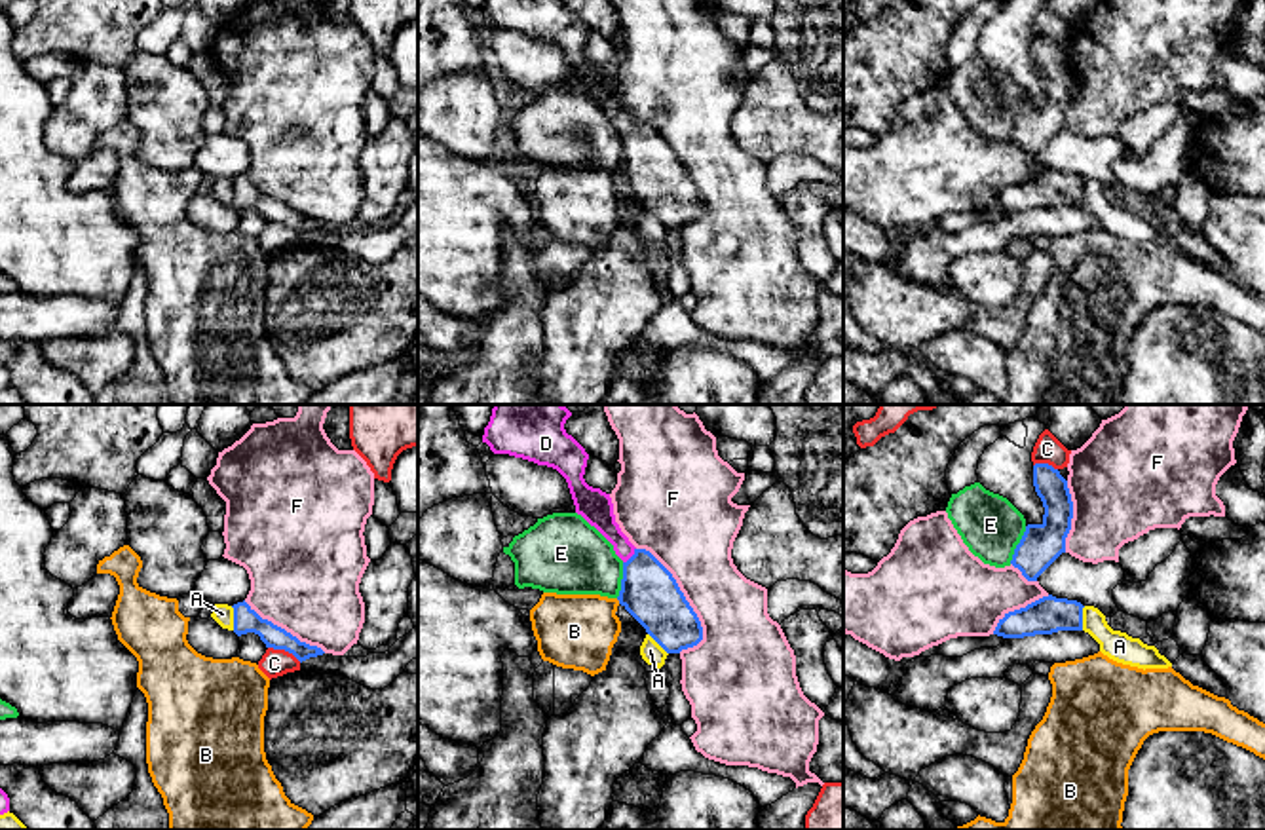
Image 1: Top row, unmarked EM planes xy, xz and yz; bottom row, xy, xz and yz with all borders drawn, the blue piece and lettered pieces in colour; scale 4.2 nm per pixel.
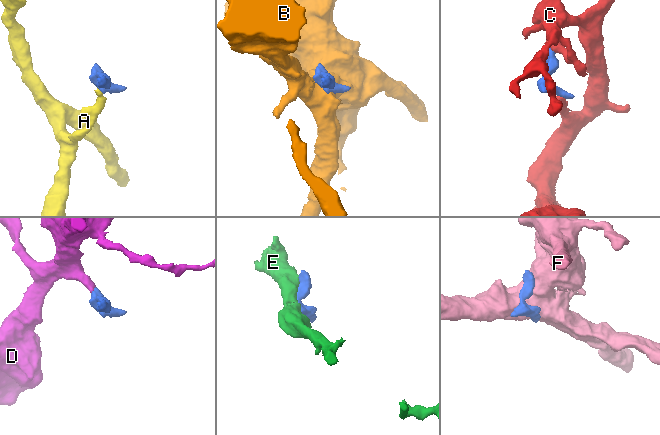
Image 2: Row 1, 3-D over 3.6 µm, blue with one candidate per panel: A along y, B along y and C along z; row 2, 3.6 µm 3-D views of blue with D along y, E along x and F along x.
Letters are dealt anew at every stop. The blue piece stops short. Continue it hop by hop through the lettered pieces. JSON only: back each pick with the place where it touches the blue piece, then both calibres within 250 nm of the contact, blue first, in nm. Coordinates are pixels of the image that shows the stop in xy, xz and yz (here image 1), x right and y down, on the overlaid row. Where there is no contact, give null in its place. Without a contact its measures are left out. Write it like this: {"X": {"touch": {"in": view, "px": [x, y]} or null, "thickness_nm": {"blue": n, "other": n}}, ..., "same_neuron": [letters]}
{"D": {"touch": {"in": "xz", "px": [633, 555]}, "thickness_nm": {"blue": 240, "other": 140}}, "same_neuron": ["D"]}

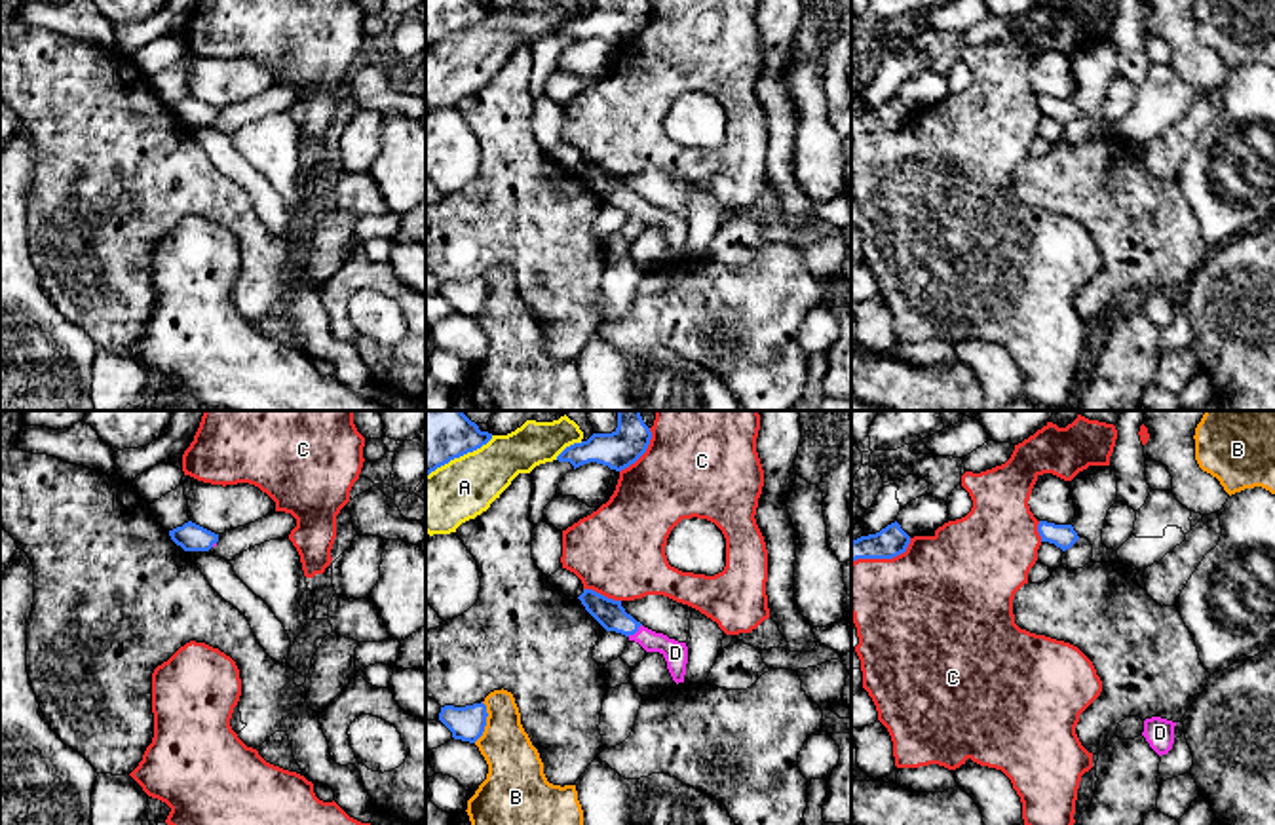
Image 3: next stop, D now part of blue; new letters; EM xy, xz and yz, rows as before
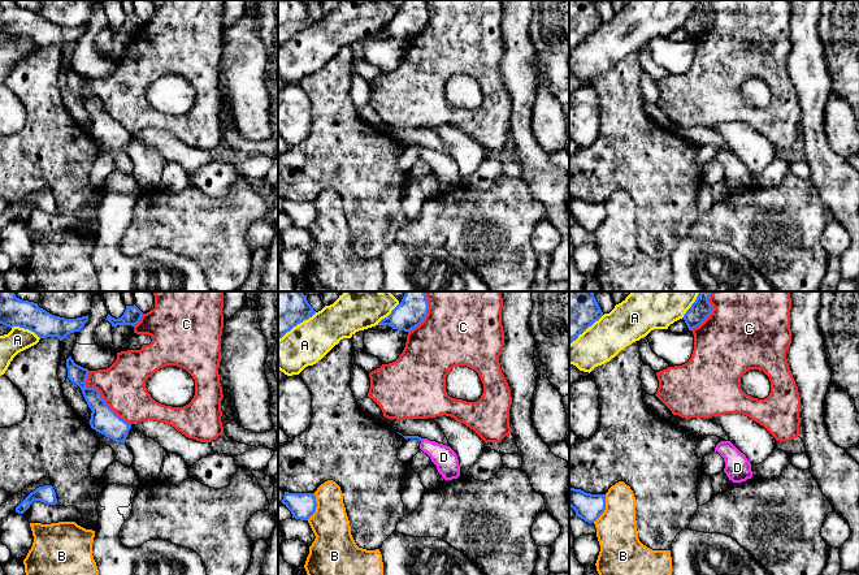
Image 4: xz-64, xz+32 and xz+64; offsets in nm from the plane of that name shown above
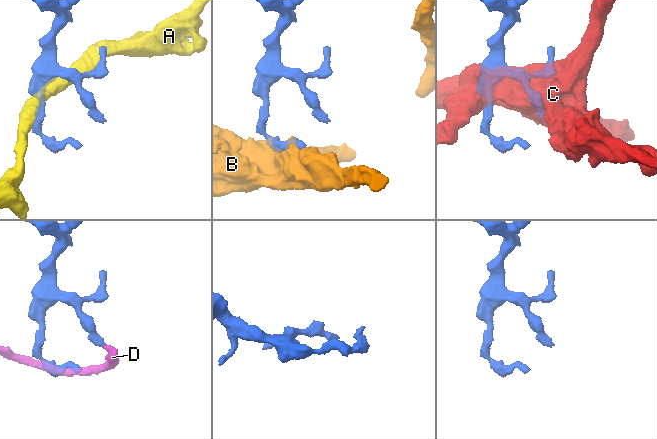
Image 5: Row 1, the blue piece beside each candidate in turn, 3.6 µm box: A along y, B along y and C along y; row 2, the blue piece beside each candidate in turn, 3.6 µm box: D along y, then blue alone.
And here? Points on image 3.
{"D": {"touch": {"in": "xz", "px": [635, 632]}, "thickness_nm": {"blue": 120, "other": 100}}, "same_neuron": ["D"]}

